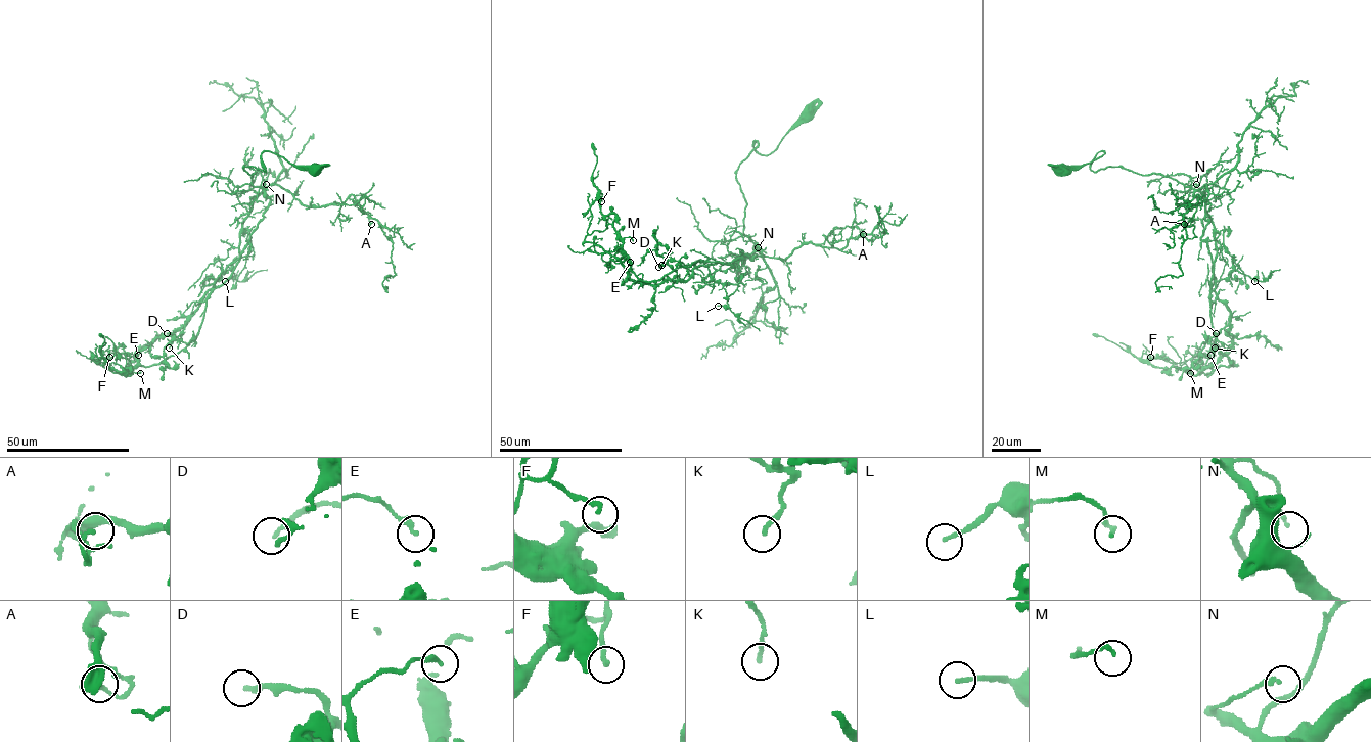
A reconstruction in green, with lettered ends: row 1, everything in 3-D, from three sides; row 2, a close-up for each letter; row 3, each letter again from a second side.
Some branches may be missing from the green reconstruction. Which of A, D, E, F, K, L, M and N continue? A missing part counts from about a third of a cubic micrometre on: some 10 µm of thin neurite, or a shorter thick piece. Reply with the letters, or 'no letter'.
D

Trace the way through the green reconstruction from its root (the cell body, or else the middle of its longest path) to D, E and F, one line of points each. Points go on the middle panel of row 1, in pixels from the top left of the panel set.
D: (807, 112), (769, 154), (756, 140), (736, 172), (755, 249), (731, 267), (698, 261), (687, 280), (658, 267)
E: (807, 112), (736, 172), (748, 256), (656, 284), (633, 281), (630, 262)
F: (807, 112), (739, 165), (755, 249), (731, 267), (633, 281), (601, 201)

